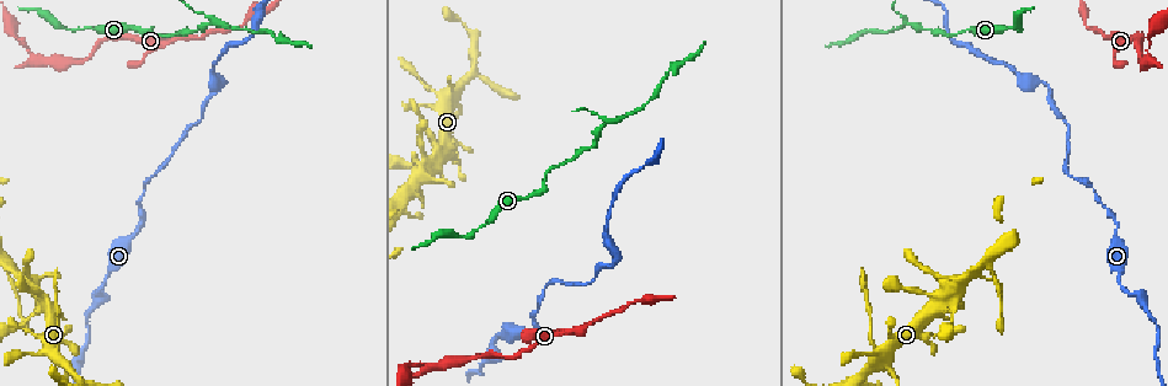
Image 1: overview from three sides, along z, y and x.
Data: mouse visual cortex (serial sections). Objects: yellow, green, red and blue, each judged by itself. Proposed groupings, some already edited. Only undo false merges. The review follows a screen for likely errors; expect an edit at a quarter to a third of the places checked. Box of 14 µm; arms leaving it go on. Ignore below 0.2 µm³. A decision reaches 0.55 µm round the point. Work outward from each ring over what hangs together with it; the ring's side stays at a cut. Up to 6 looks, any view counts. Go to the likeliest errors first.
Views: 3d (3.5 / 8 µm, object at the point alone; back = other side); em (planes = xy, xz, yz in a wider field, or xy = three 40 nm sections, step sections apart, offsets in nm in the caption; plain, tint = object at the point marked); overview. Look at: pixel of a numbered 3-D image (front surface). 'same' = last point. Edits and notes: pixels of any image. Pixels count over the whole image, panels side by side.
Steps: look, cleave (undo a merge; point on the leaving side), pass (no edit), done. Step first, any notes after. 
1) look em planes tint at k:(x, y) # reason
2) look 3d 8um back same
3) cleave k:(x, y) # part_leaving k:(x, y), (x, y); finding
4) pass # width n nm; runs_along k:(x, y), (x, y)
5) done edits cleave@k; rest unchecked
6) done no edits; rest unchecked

look 3d 3.5um at 1:(605, 122) # sharp bend

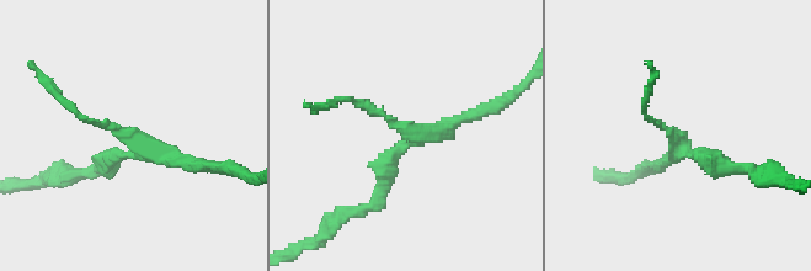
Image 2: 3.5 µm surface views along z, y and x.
look em planes tint at 2:(679, 143)

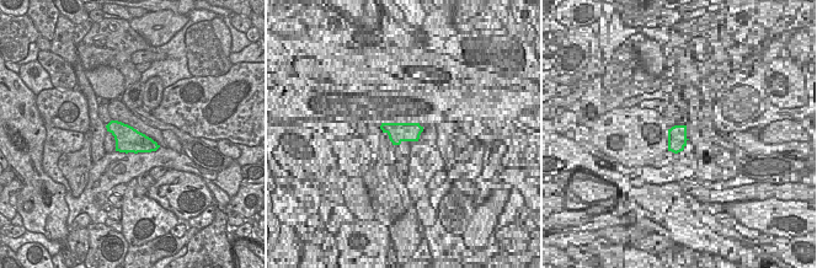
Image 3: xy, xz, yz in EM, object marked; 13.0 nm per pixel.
look em xy step 1 tint same

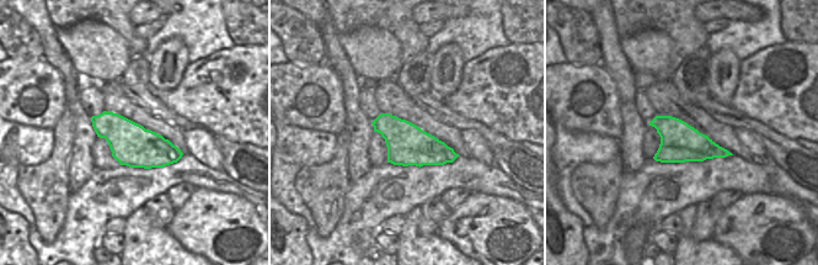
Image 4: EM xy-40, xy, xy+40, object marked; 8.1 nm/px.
pass # runs_along 2:(734, 166), (683, 152), (645, 110); all the same cell

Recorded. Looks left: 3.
look 3d 3.5um at 1:(34, 59) # abrupt turn

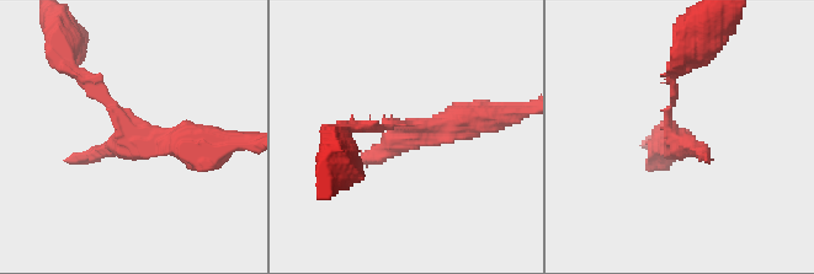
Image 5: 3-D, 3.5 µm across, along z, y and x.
look em xy step 2 tint at 5:(131, 140)

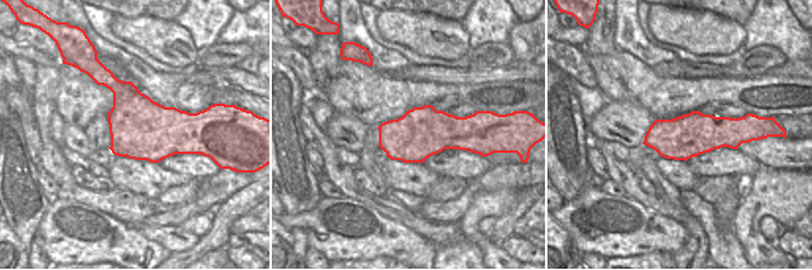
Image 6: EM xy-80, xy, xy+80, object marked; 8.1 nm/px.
cleave 5:(78, 75) # a second cell is stuck on

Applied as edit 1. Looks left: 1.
done edits cleave@5; rest unchecked

